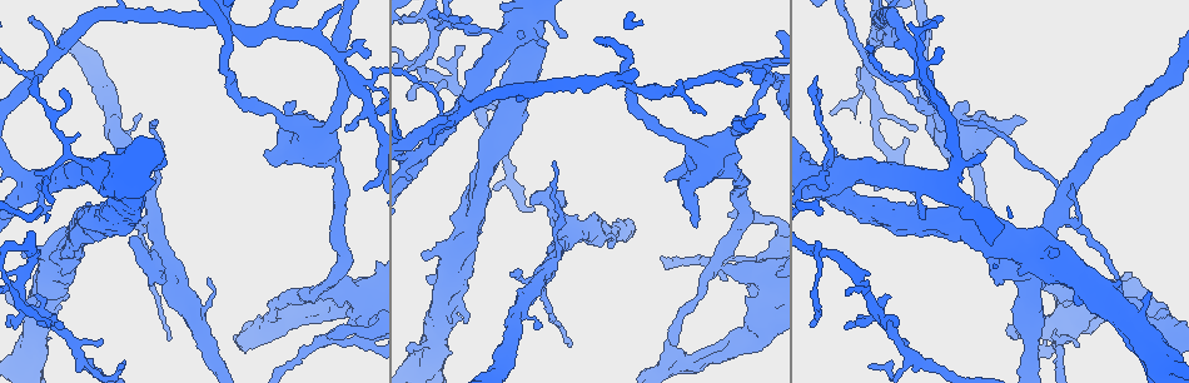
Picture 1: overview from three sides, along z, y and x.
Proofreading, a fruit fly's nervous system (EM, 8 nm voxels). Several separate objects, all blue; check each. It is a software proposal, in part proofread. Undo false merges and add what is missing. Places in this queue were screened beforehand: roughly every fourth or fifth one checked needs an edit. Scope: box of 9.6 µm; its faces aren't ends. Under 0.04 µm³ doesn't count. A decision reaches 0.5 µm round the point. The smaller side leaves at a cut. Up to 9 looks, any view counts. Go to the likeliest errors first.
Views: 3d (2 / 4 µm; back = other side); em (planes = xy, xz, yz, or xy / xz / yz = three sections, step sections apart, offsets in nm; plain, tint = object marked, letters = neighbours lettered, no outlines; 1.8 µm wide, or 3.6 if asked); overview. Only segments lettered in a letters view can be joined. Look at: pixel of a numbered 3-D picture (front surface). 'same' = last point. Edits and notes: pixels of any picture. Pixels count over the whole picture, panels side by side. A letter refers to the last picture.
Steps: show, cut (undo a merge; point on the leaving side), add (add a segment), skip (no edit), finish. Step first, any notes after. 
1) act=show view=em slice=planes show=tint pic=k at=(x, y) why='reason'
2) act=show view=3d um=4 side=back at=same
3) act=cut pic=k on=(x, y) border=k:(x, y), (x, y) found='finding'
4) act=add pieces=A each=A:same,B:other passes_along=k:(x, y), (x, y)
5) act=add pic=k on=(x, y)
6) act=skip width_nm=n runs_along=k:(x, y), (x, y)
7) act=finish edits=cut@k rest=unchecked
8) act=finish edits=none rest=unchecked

act=show view=3d um=4 pic=1 at=(769, 313) why='thick turns thin'

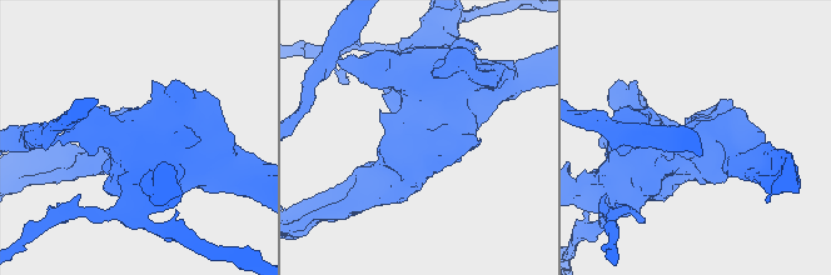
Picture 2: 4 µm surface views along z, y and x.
act=show view=em um=3.6 slice=yz step=4 show=letters pic=2 at=(422, 143) why='shape alone is not enough'

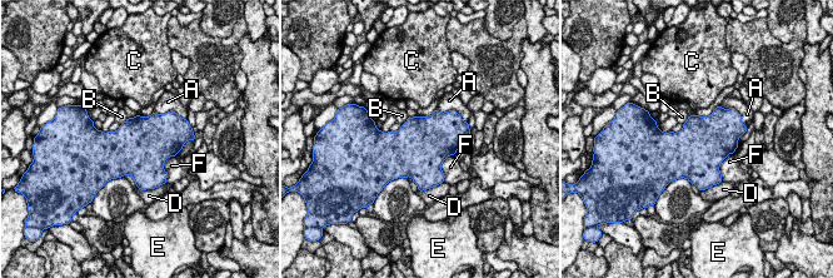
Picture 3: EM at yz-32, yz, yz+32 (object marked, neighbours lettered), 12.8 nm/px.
act=show view=em um=3.6 slice=planes show=letters at=same why='another direction'

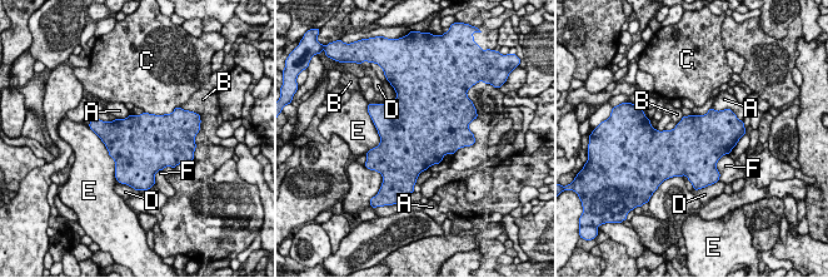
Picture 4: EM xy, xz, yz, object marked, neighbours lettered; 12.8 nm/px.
act=skip each=A:other,B:other,C:other,D:other,E:other,F:other found='continuous, no second neuron'

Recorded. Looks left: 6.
act=show view=3d um=4 pic=1 at=(735, 174) why='calibre changes'

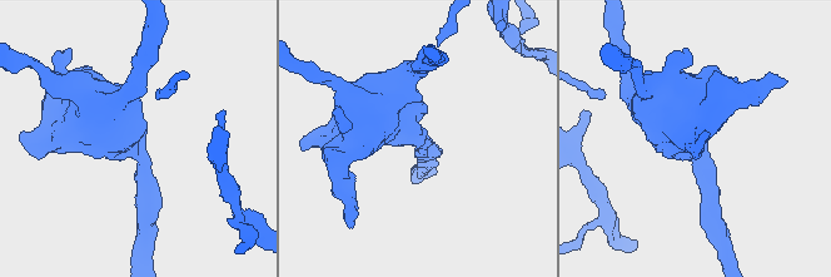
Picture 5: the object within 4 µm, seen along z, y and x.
act=show view=em slice=planes show=plain pic=5 at=(418, 140) arm_widths_nm=280,750

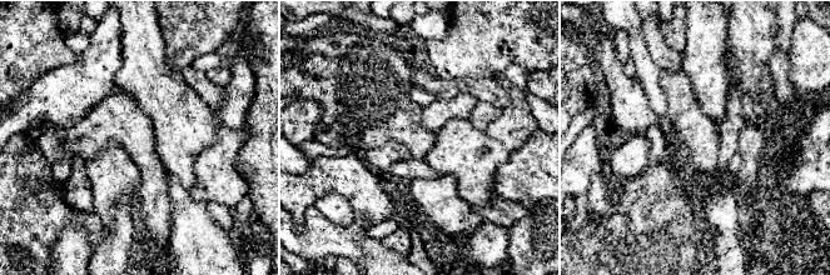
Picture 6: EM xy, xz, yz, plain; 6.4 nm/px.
act=show view=em slice=planes show=letters at=same why='what lies round it'

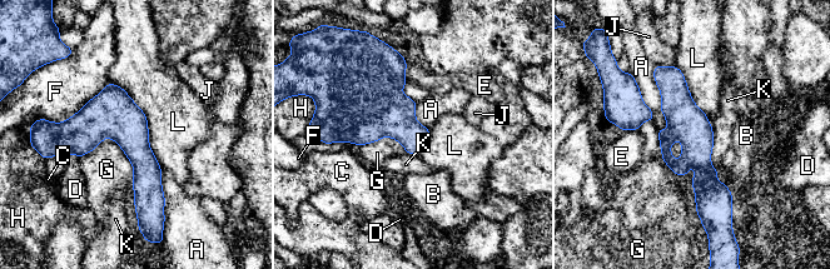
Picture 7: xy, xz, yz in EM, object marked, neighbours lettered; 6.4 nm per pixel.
act=skip each=A:other,B:other,C:other,D:other,E:other,F:other,G:other,H:other,J:other,K:other,L:other runs_along=7:(660, 69), (696, 135), (700, 210) found='all the same neuron'

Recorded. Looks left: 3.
act=show view=3d um=4 pic=1 at=(21, 282) why='calibre changes'

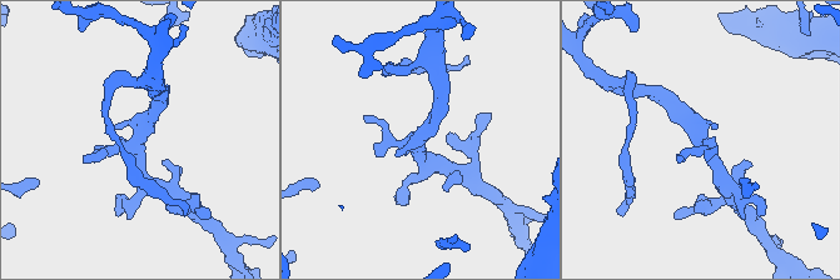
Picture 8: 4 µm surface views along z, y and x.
act=show view=em slice=planes show=letters pic=8 at=(706, 143)

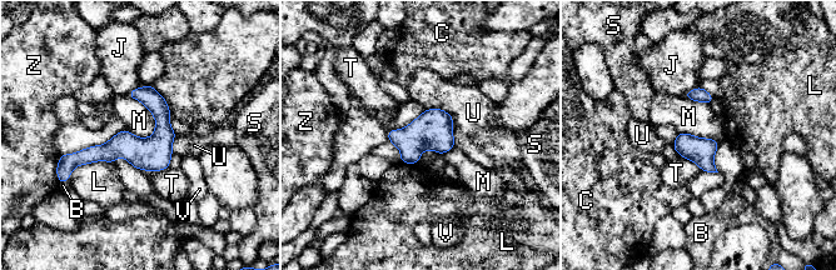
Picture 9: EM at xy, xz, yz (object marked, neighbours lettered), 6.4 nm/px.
act=skip longest_contact=L:340nm each=B:other,C:other,J:other,L:other,M:other,S:other,T:other,U:other,V:other,Z:other runs_along=9:(164, 105), (147, 148), (68, 159) found='all the same neuron'

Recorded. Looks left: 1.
act=finish edits=none rest=unchecked

